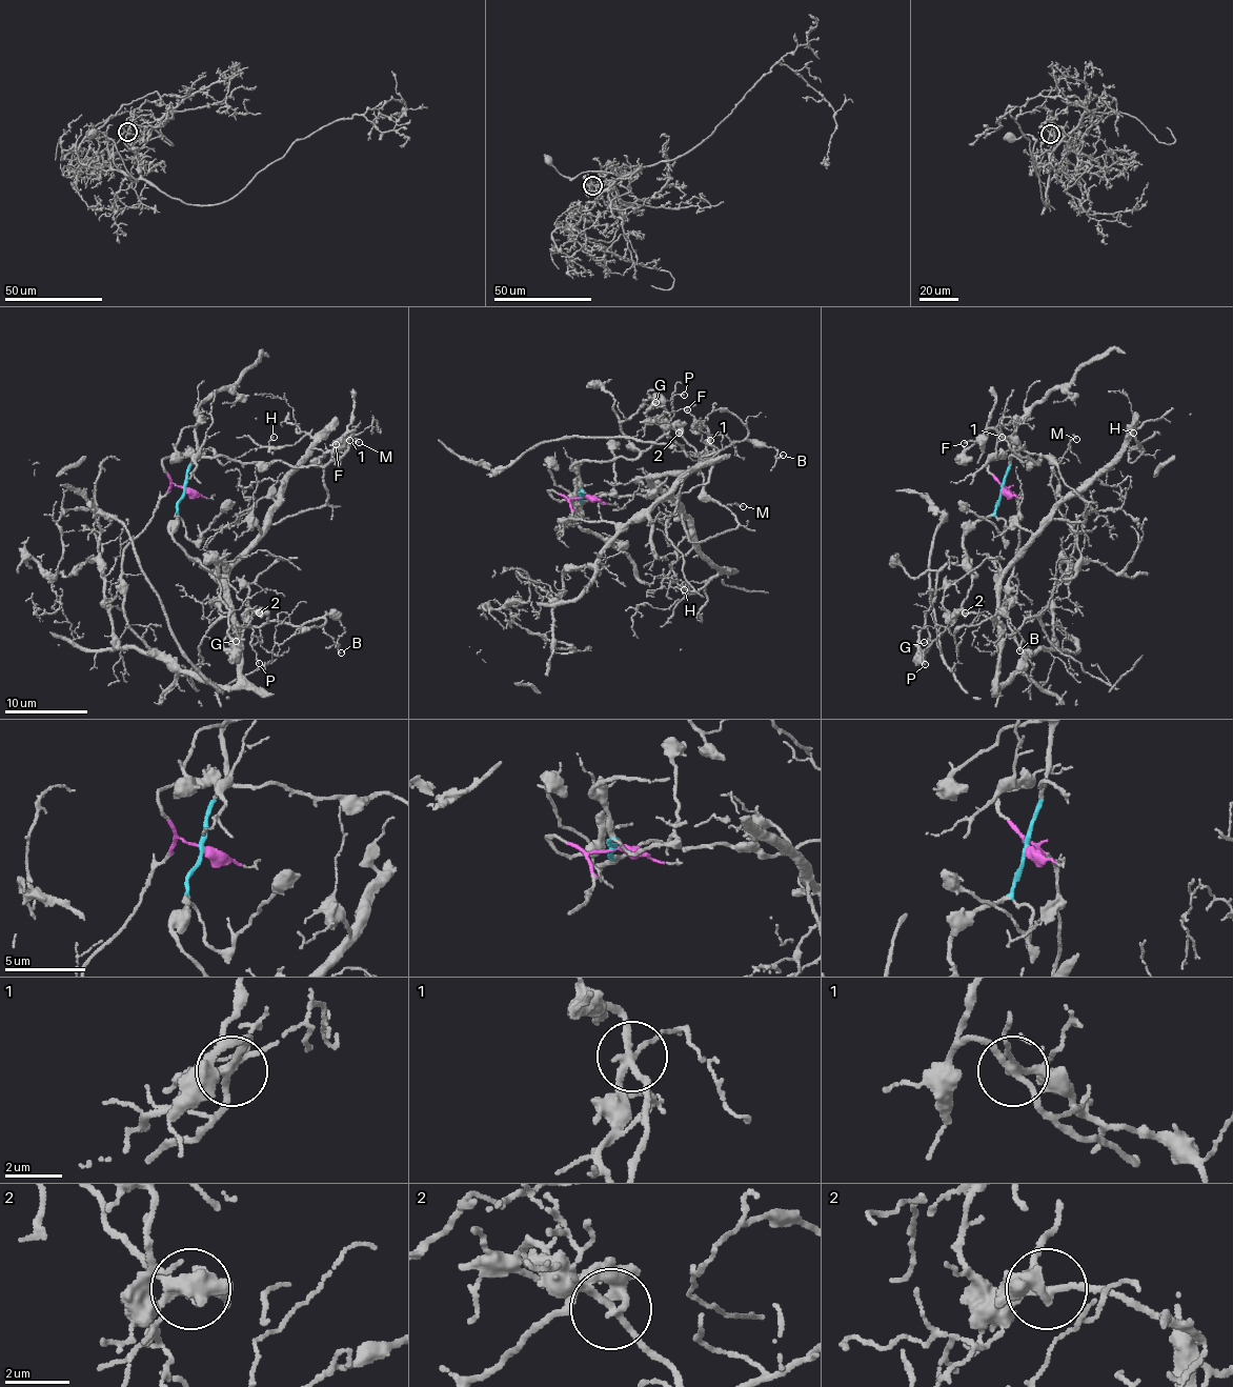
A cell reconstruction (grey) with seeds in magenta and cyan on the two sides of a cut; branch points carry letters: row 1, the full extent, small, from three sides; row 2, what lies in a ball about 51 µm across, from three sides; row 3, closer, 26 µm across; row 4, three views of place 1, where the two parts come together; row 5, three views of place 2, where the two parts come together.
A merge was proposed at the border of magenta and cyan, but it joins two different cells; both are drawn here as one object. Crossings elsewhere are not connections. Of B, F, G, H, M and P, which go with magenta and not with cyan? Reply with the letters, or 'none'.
B, H, M, P

